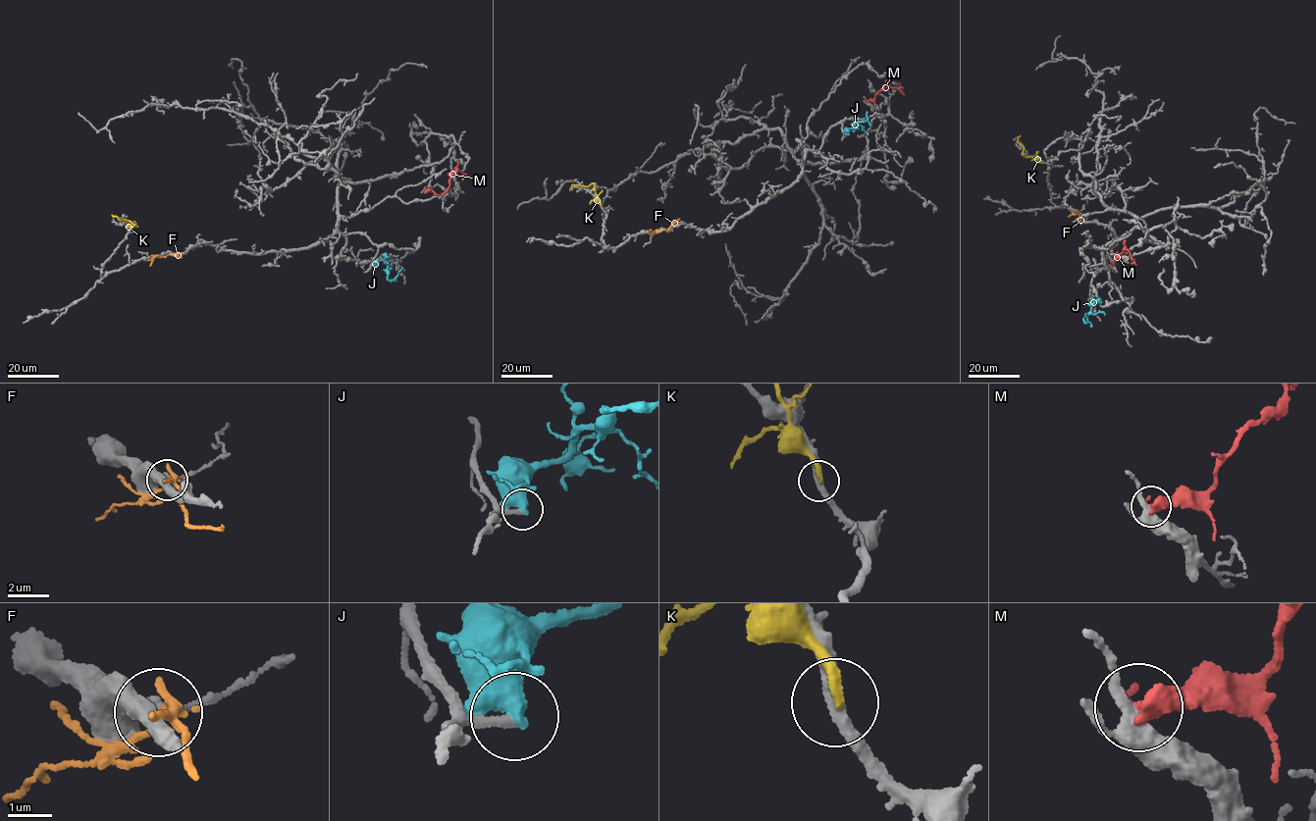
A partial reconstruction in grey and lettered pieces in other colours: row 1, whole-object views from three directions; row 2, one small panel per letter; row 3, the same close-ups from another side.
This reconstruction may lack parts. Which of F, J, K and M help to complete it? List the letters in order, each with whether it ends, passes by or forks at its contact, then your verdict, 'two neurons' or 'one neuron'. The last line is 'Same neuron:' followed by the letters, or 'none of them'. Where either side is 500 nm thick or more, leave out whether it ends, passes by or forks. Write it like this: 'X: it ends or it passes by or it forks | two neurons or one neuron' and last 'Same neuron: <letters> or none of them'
F: it forks | two neurons
J: it passes by | two neurons
K: it ends | two neurons
M: it passes by | two neurons
Same neuron: none of them

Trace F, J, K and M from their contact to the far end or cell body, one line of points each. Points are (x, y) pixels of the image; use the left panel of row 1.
F: (151, 257), (184, 253)
J: (374, 264), (385, 260), (390, 281), (402, 268)
K: (128, 229), (133, 225), (112, 215)
M: (425, 190), (439, 194), (447, 190), (450, 177), (457, 170), (461, 172), (462, 179)

